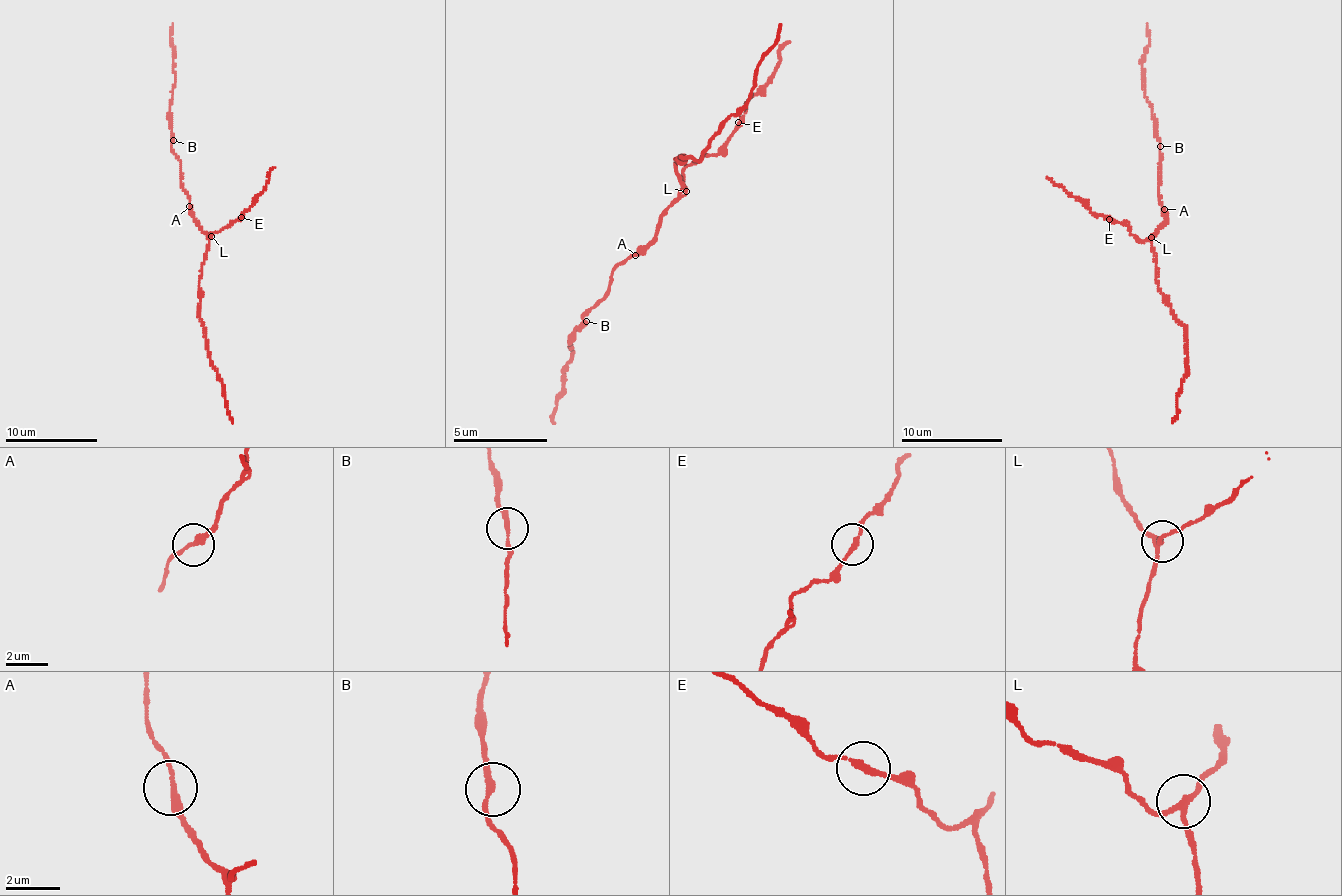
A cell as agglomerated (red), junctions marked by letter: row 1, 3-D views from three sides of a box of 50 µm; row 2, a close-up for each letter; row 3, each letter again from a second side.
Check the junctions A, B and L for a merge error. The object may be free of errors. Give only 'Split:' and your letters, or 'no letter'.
Split: no letter

